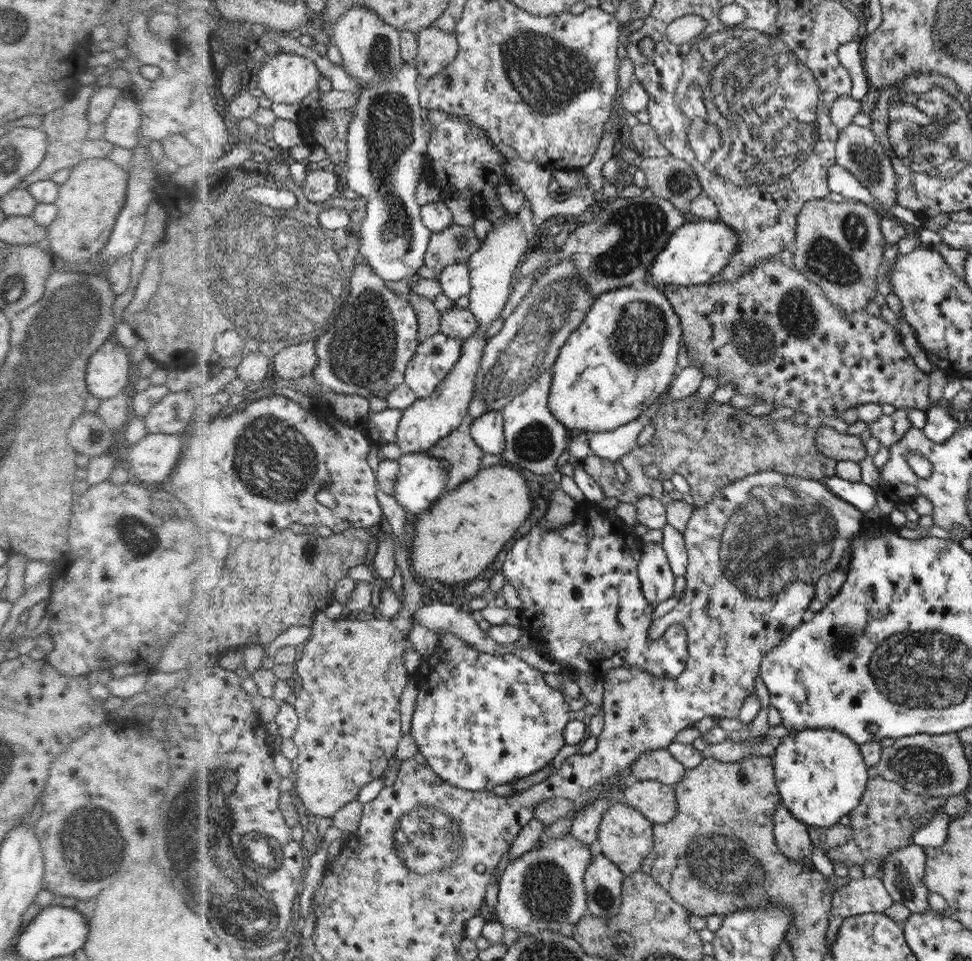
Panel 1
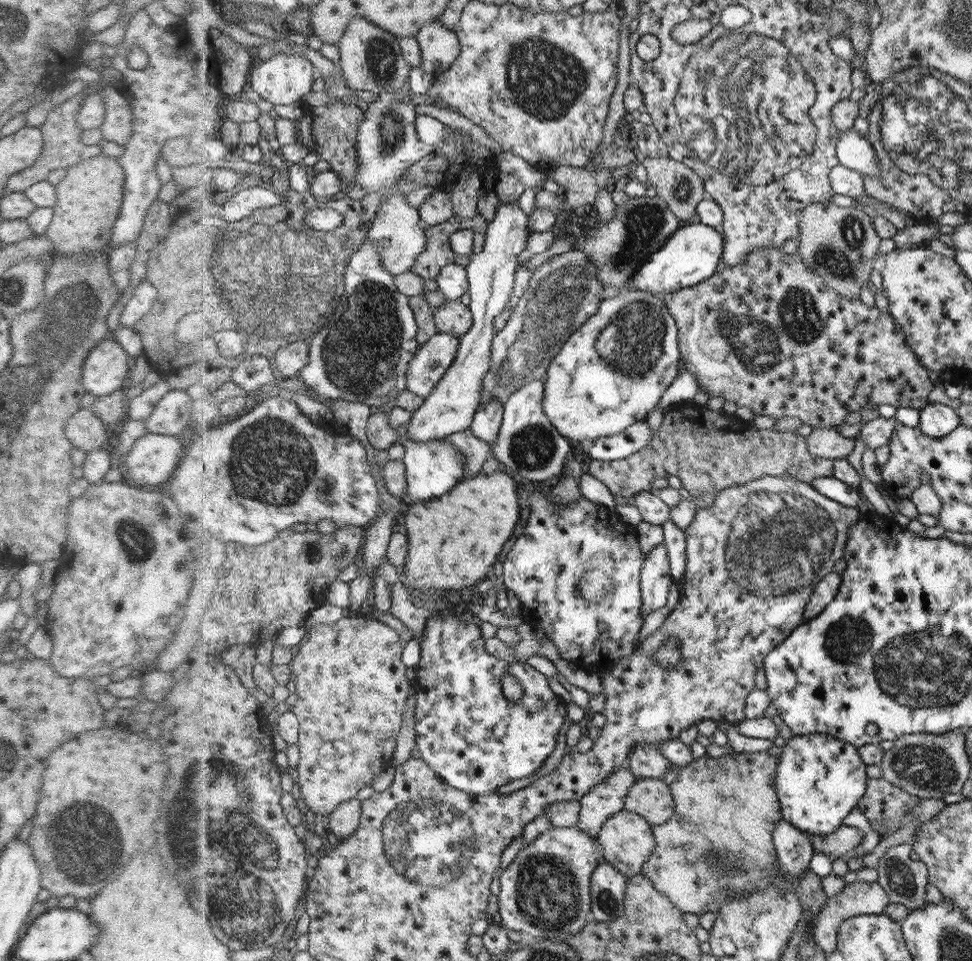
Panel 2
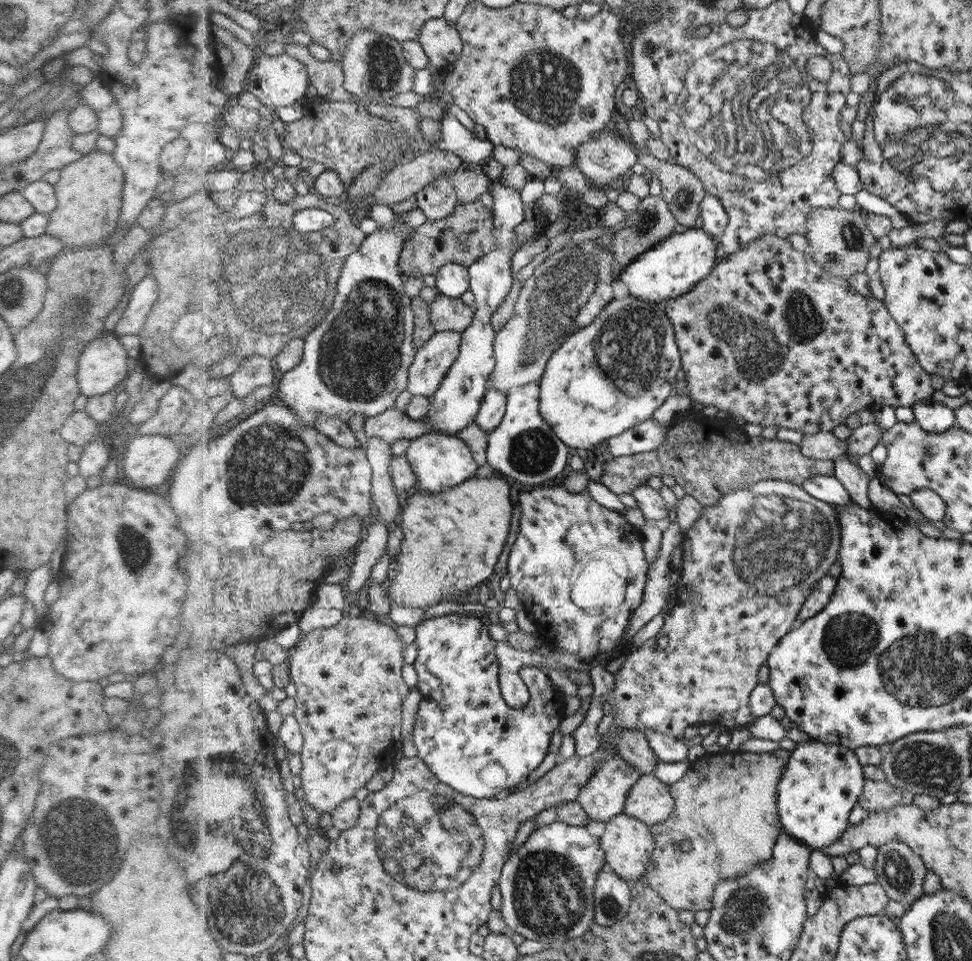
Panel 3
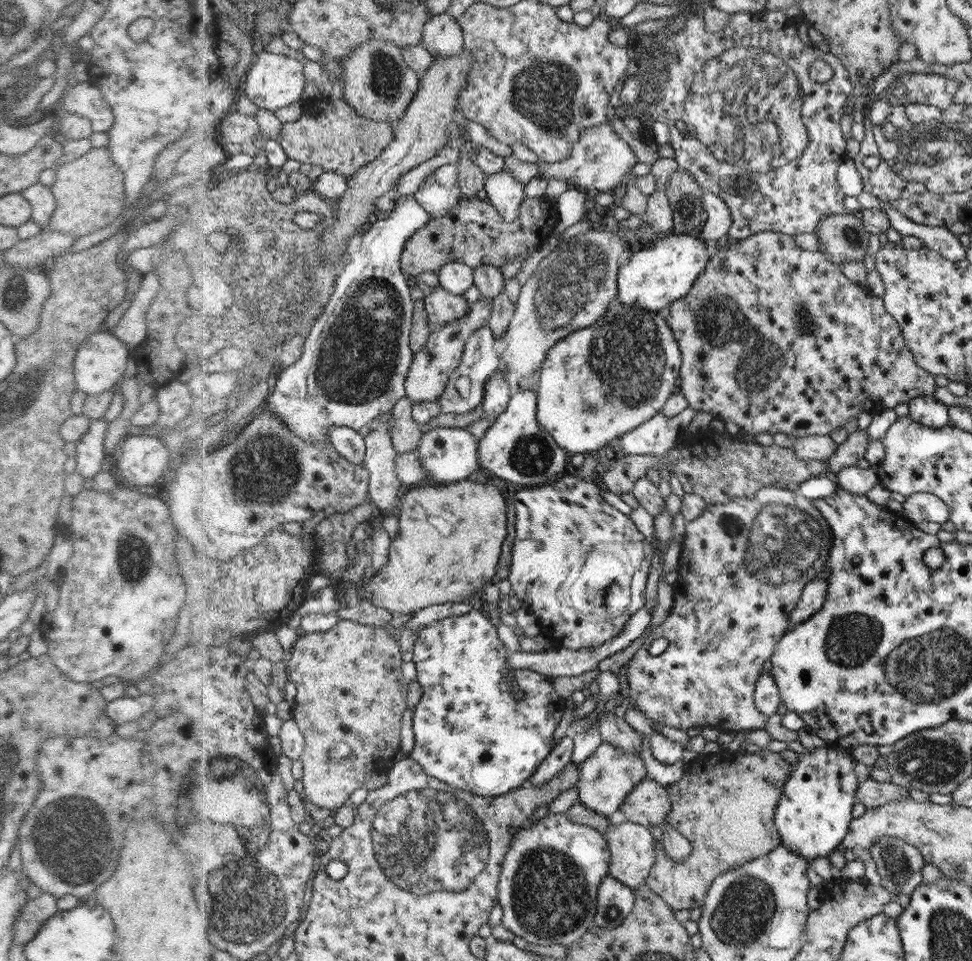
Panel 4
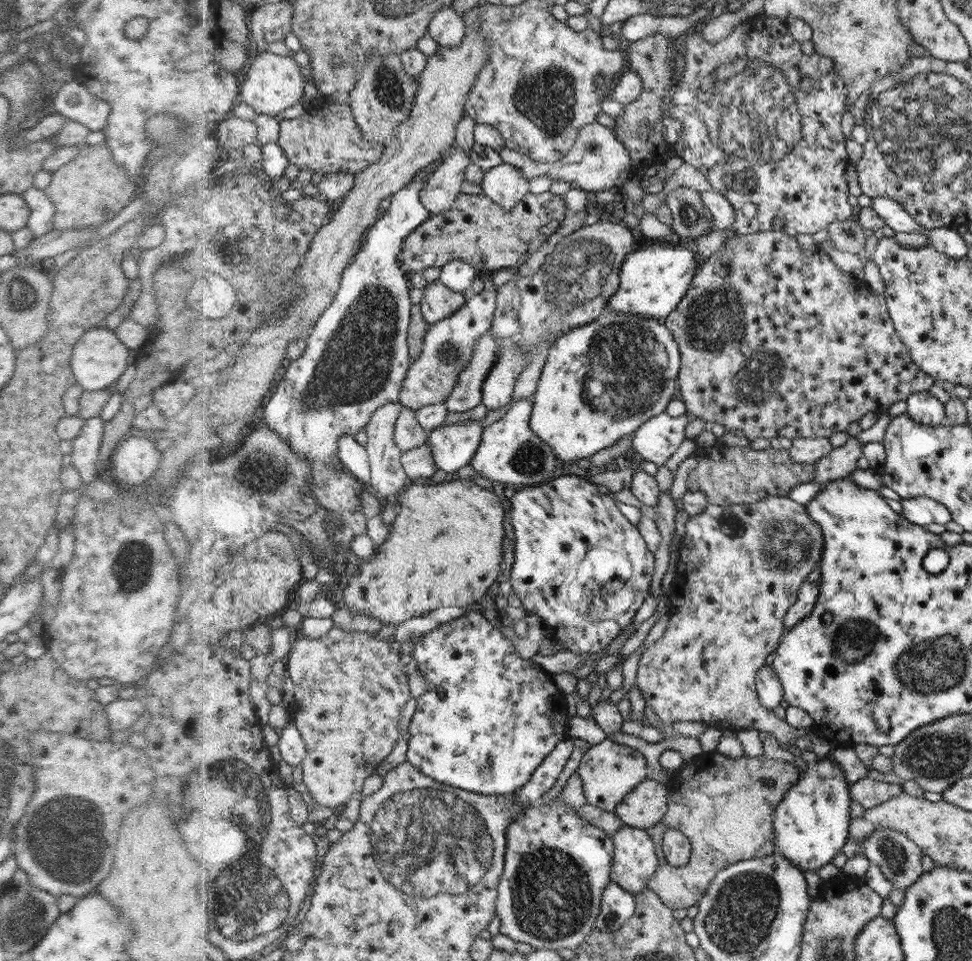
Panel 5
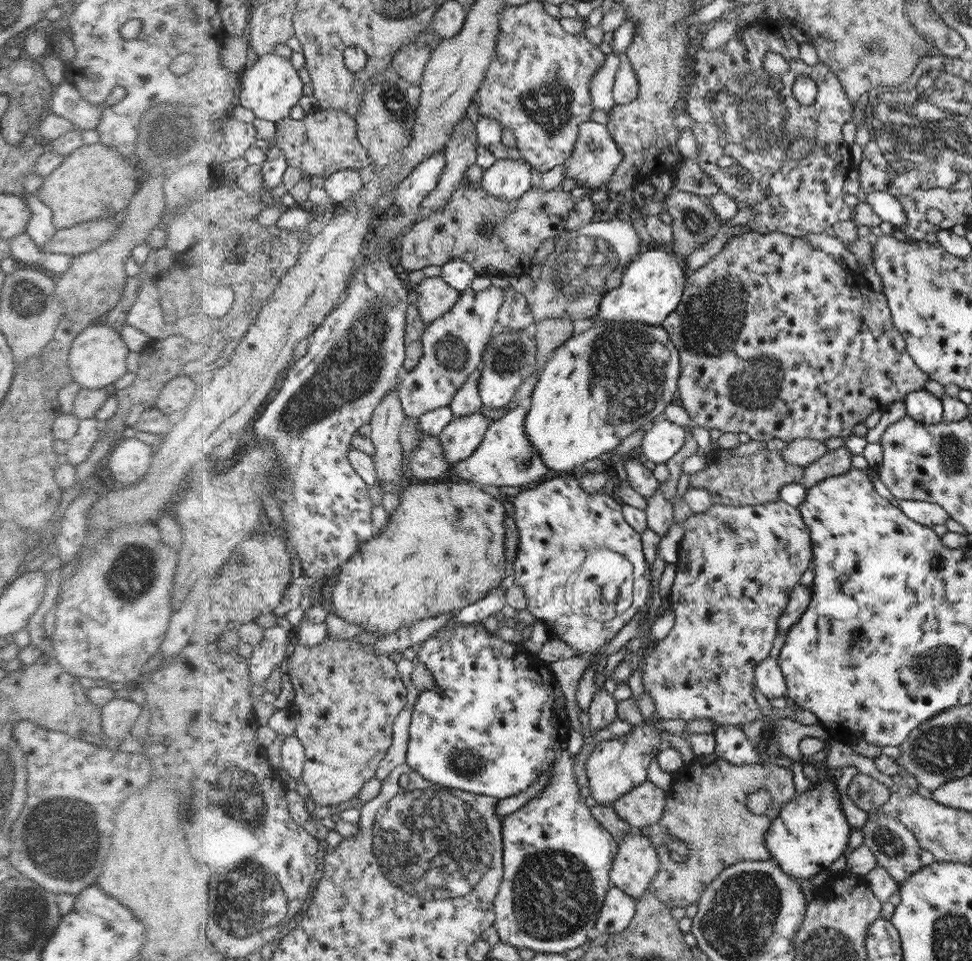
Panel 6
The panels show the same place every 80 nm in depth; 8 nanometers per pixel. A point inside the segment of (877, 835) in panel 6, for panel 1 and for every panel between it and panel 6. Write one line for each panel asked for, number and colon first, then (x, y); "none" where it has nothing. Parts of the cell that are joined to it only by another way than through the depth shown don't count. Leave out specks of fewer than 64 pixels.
1: (902, 873)
2: (904, 877)
3: (900, 870)
4: (899, 864)
5: (900, 859)

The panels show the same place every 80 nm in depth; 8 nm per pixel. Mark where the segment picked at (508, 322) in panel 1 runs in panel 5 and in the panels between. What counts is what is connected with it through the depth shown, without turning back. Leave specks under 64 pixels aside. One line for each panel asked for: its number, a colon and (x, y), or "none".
2: (564, 292)
3: (566, 292)
4: (571, 289)
5: (574, 285)

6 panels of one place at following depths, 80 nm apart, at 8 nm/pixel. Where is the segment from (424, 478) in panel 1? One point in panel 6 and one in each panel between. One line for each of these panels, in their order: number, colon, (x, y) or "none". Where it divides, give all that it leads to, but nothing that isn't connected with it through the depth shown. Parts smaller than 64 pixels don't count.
2: (434, 468)
3: (441, 460)
4: (449, 453)
5: (454, 445)
6: (463, 435)

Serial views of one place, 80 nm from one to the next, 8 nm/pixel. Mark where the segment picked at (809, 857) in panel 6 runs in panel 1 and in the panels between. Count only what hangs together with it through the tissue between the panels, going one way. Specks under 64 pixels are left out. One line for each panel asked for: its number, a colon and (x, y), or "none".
1: (821, 774)
2: (820, 779)
3: (821, 783)
4: (813, 816)
5: (811, 823)

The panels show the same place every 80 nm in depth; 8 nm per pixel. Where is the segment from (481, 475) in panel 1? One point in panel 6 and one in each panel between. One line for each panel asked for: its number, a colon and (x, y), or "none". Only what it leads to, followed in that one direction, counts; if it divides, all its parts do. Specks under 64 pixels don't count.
2: (455, 539)
3: (443, 556)
4: (431, 562)
5: (452, 559)
6: (443, 549)

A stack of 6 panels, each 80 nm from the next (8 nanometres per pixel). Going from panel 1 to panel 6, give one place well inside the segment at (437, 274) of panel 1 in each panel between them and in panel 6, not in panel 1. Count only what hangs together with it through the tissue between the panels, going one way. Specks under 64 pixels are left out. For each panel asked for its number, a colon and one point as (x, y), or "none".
2: (438, 253)
3: (436, 244)
4: (473, 232)
5: (475, 230)
6: (495, 238)

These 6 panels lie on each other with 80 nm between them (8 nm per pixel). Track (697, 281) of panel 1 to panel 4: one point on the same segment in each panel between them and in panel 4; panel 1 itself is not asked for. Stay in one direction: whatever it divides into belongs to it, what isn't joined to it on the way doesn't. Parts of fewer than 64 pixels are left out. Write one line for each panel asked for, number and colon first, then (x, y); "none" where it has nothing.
2: (692, 254)
3: (672, 268)
4: (657, 275)

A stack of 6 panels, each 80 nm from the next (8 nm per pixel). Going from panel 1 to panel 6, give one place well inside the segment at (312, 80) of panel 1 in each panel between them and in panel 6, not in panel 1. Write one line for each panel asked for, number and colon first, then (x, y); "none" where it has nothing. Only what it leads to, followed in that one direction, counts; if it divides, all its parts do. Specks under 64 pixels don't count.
2: (284, 79)
3: (281, 80)
4: (273, 81)
5: (274, 83)
6: (272, 88)

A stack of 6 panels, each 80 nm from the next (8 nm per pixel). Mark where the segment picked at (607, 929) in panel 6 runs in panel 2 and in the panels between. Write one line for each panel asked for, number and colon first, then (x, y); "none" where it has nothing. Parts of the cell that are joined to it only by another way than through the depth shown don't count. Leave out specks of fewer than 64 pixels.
2: (608, 885)
3: (613, 895)
4: (616, 900)
5: (617, 905)

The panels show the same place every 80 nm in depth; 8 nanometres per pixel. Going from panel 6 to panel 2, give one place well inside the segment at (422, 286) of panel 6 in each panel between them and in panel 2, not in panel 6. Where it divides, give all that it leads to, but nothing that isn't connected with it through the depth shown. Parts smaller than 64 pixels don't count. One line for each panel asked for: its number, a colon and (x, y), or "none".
2: (453, 317)
3: (452, 314)
4: (443, 307)
5: (439, 302)

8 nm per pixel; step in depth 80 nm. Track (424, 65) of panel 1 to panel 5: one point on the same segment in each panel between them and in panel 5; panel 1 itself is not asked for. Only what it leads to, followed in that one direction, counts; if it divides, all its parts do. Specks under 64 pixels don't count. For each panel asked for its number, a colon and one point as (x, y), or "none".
2: (441, 46)
3: (442, 41)
4: (443, 36)
5: (448, 29)

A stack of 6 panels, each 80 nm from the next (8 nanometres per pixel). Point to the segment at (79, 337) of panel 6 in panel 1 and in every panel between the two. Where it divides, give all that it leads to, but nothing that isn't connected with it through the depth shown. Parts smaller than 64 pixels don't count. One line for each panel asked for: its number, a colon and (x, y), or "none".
1: (106, 375)
2: (105, 369)
3: (101, 367)
4: (100, 361)
5: (99, 357)

